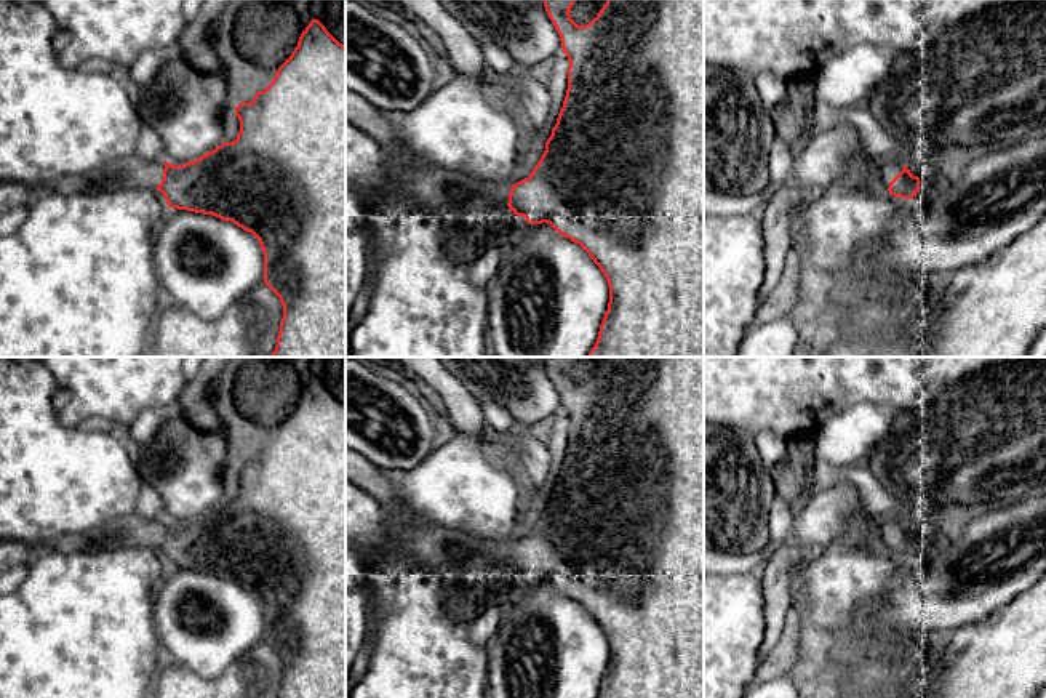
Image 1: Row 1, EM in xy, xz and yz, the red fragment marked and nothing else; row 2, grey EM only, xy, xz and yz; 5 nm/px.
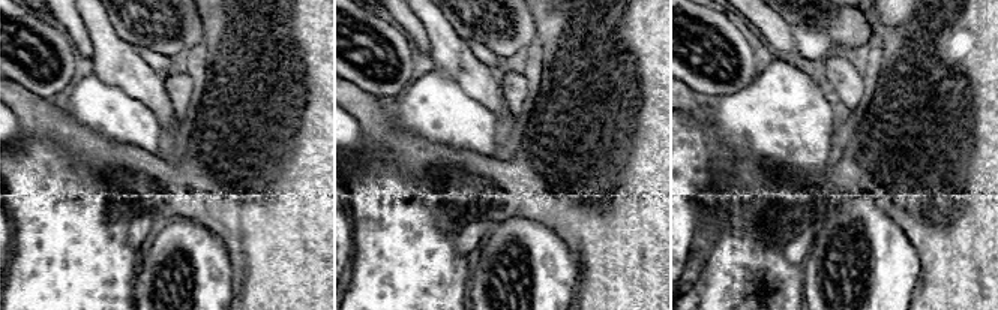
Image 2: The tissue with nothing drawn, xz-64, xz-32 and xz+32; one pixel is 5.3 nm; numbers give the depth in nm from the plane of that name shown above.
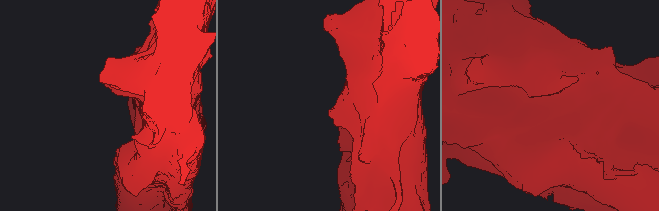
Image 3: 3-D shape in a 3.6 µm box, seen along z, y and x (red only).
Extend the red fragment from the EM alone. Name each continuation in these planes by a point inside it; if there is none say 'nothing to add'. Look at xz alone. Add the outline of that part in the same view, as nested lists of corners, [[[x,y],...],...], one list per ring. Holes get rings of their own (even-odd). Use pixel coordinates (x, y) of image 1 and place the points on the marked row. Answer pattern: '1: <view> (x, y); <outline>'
1: xz (429, 183); [[[347,88],[345,122],[373,138],[392,166],[401,171],[411,171],[411,189],[422,202],[440,202],[449,191],[477,187],[488,202],[507,207],[510,189],[518,183],[512,179],[475,183],[470,176],[461,171],[451,171],[427,162],[414,160],[403,150],[406,133],[393,123],[390,114],[377,109]]]

